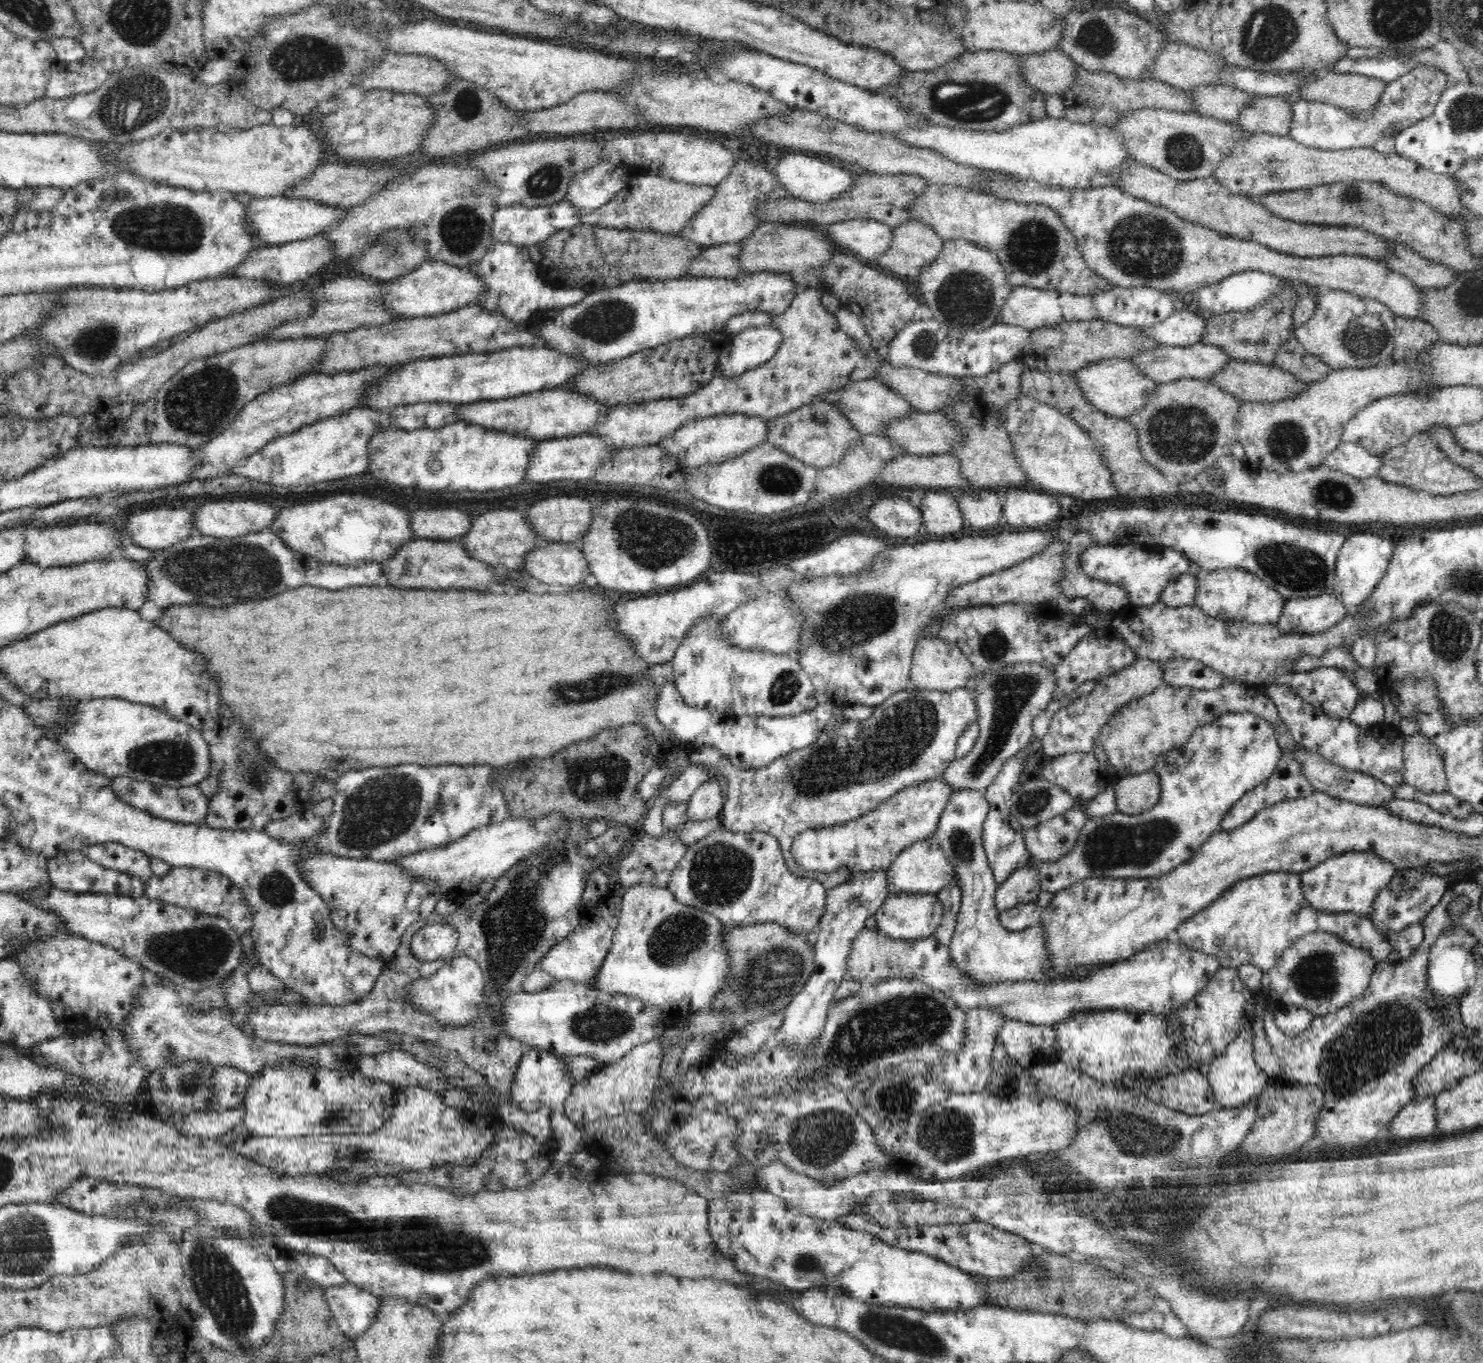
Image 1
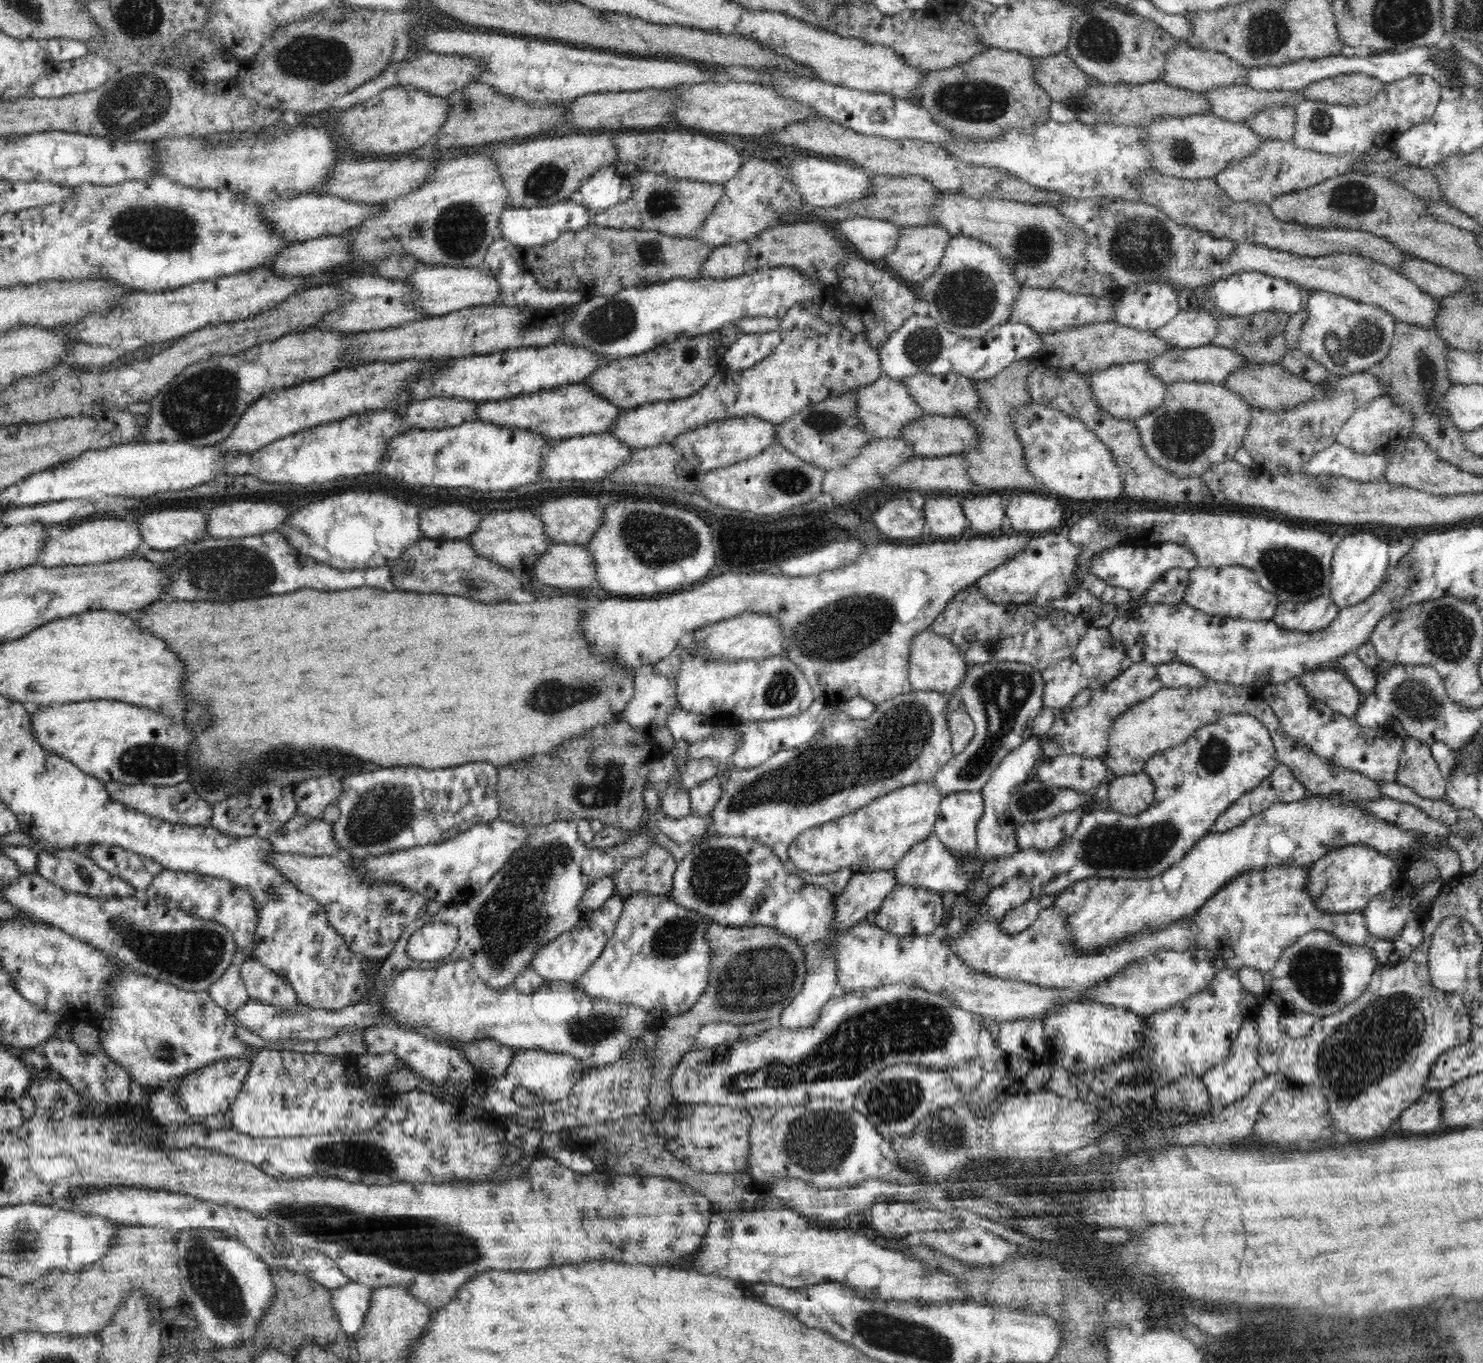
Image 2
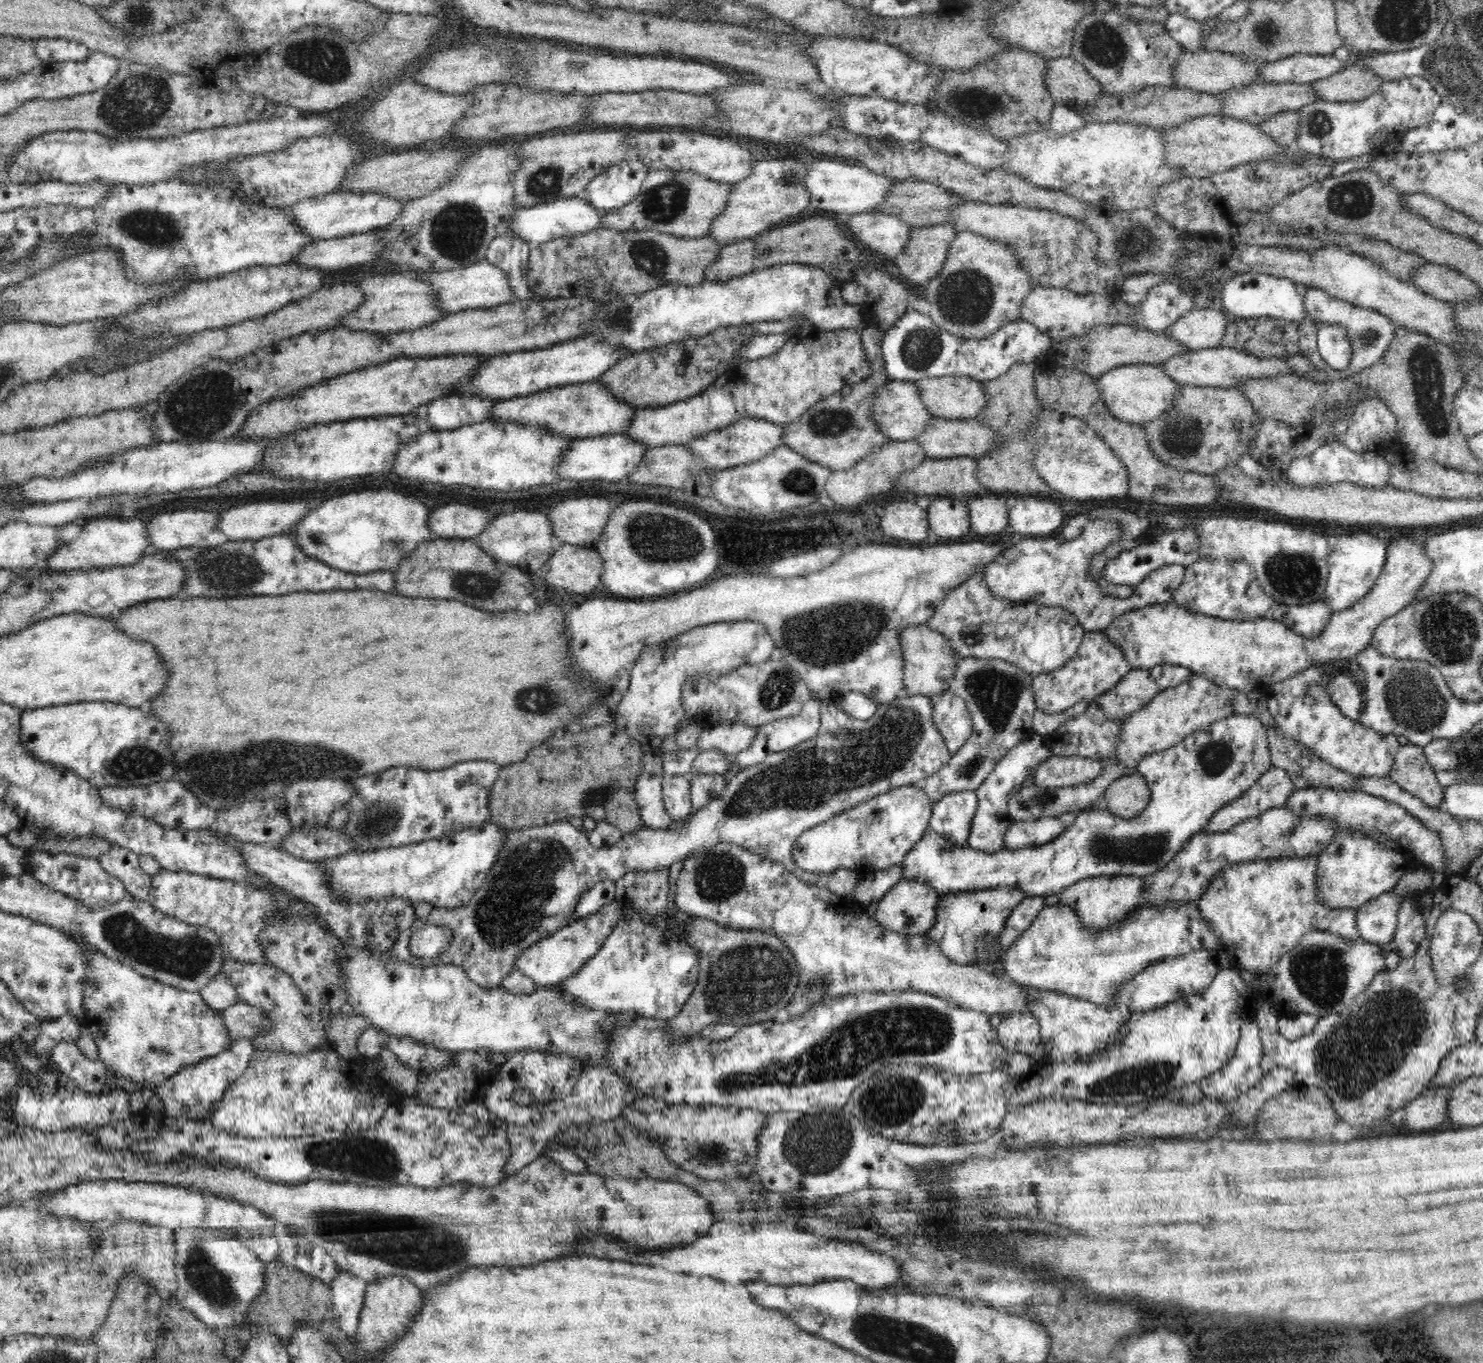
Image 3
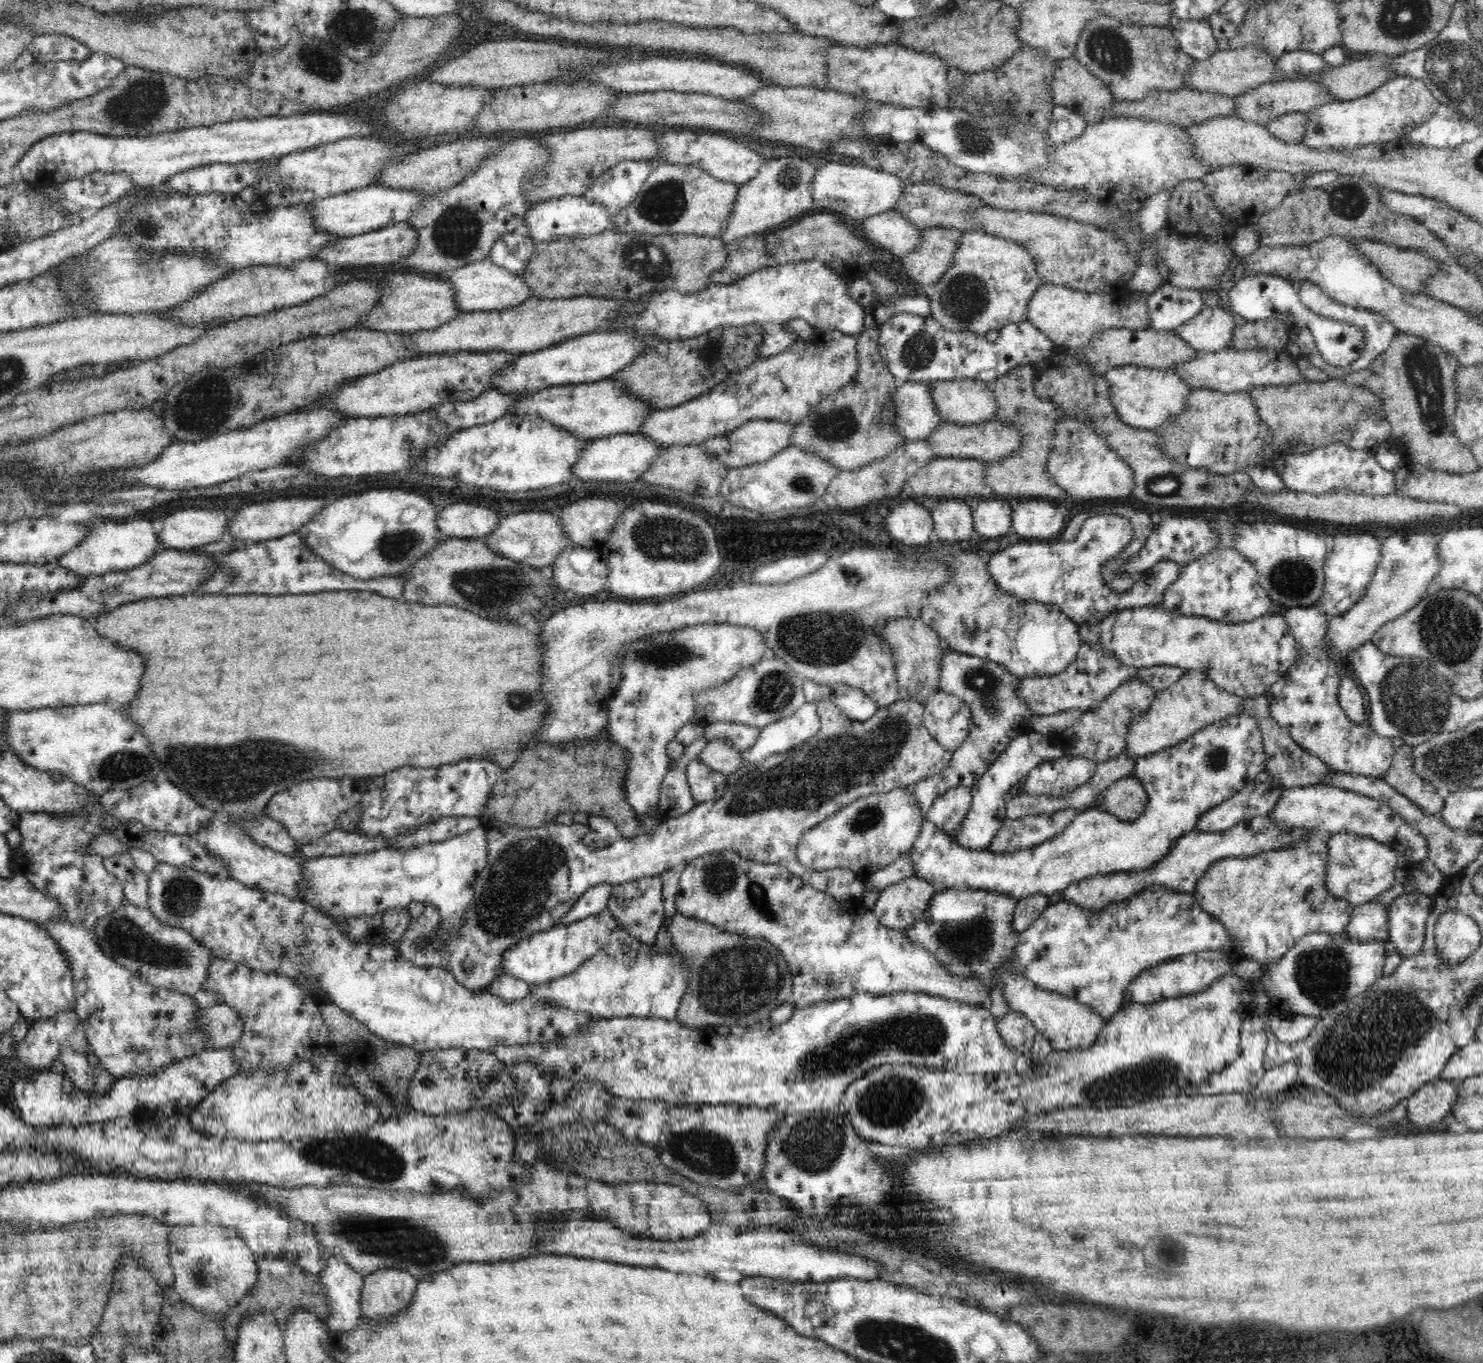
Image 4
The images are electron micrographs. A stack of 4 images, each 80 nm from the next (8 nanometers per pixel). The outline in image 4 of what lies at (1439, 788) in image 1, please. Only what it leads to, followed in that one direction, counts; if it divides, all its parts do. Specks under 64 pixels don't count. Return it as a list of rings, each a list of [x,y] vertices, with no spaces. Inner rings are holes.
[[[1402,745],[1394,755],[1392,766],[1383,779],[1400,794],[1407,796],[1411,802],[1426,814],[1439,815],[1445,804],[1437,790],[1425,780],[1418,778],[1412,770],[1412,747]]]

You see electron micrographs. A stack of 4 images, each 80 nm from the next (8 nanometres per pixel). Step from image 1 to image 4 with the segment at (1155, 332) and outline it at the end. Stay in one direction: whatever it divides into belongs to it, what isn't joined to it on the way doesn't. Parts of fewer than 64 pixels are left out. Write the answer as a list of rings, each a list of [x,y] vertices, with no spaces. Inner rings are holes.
[[[1205,306],[1194,318],[1186,320],[1176,333],[1197,351],[1216,352],[1230,349],[1237,316],[1222,308]]]

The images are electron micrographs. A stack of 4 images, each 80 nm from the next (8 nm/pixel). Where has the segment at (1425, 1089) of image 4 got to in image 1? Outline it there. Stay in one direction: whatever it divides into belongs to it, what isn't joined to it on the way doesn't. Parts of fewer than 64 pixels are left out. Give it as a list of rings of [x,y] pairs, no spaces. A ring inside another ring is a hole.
[[[1416,1096],[1394,1117],[1388,1129],[1393,1139],[1393,1146],[1408,1143],[1412,1140],[1435,1137],[1435,1096]]]

